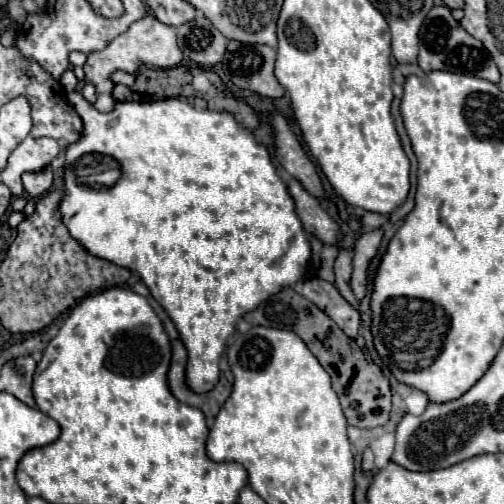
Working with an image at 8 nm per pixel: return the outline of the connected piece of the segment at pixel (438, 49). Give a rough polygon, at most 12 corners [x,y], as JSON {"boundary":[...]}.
{"boundary":[[434,6],[420,30],[418,66],[498,82],[480,40],[448,6]]}

